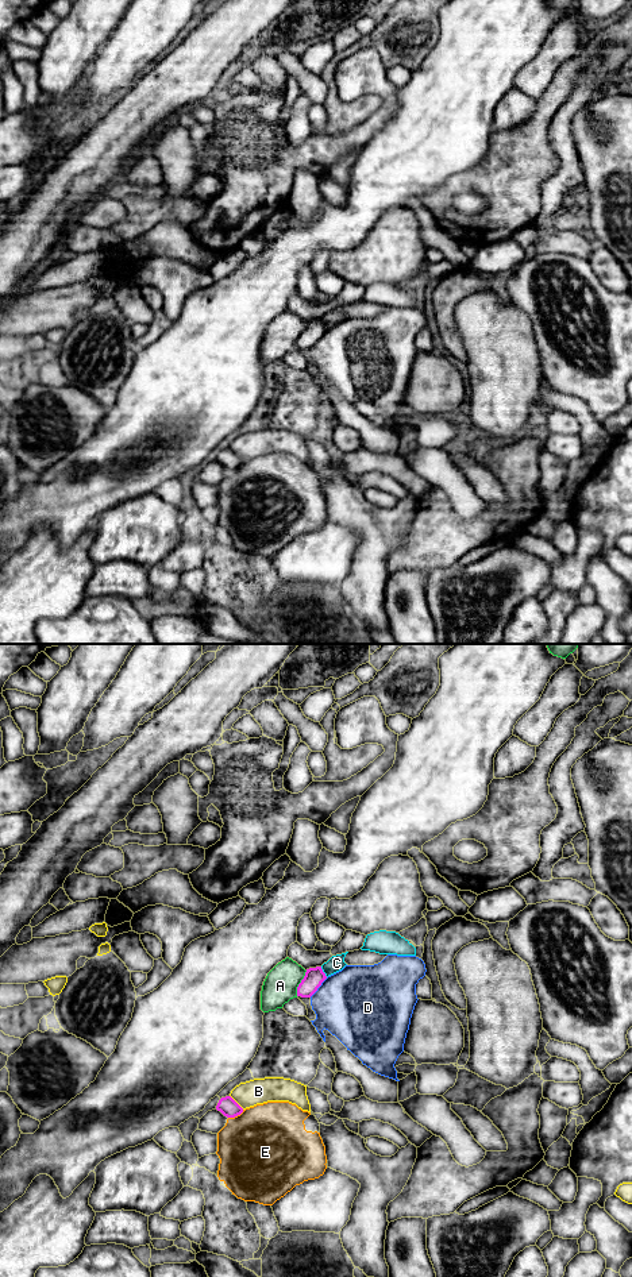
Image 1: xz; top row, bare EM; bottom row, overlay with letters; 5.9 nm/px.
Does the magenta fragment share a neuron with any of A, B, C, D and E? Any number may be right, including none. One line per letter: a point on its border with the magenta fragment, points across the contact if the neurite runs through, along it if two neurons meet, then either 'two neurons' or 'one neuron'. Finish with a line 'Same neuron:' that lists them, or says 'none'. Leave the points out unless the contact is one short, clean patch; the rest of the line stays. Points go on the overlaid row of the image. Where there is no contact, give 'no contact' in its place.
A: xz (300, 983) | two neurons
B: xz (235, 1102) | two neurons
C: xz (323, 972) | along xz (320, 967), (327, 976) | two neurons
D: xz (319, 986) | two neurons
E: xz (235, 1115) | two neurons
Same neuron: none

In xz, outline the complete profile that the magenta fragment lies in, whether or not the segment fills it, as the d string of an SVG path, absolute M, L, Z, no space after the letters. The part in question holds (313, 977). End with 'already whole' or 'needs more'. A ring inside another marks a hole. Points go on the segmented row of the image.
M321 967L307 969L304 979L297 987L297 996L311 998L325 979L327 976Z; already whole

